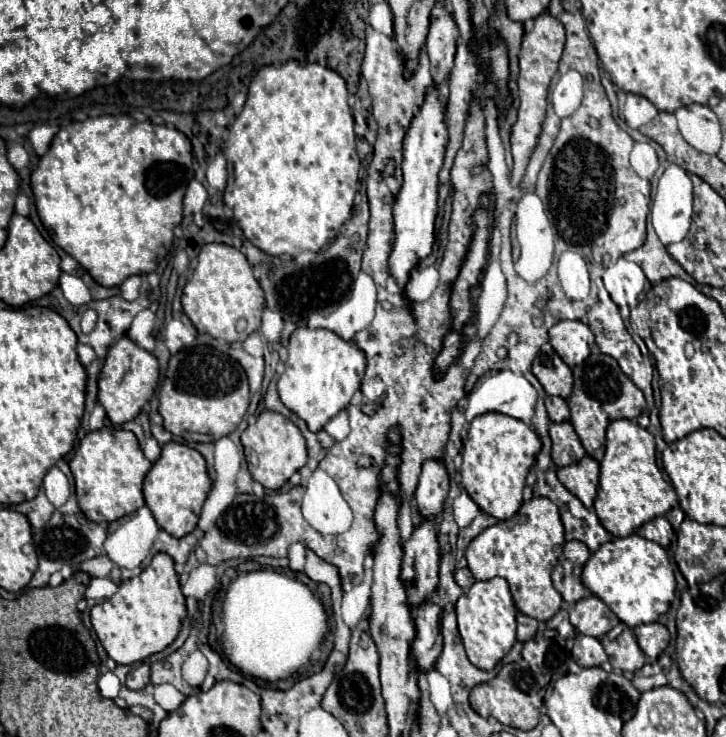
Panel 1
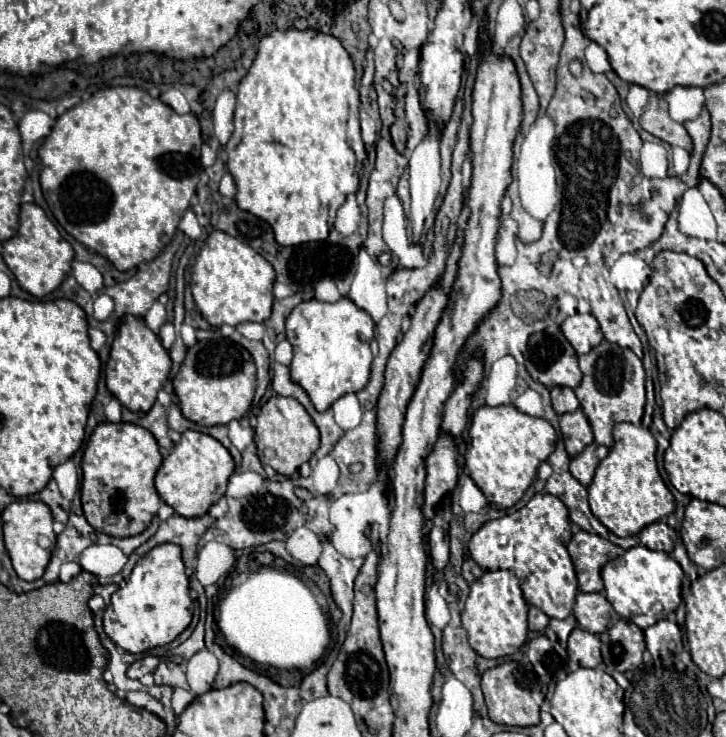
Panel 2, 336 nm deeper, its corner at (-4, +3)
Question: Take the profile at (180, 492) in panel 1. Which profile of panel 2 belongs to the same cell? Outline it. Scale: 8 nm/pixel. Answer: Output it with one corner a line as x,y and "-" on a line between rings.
186,430
178,444
170,450
170,456
164,460
156,474
156,490
160,498
172,506
180,516
196,518
210,510
214,502
220,500
226,492
230,474
234,472
234,460
230,452
212,436

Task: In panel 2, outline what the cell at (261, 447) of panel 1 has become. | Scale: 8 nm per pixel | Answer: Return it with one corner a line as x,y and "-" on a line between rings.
272,396
262,406
256,424
256,438
258,438
258,456
262,464
272,466
278,474
284,476
294,474
304,462
310,460
310,456
320,446
320,434
314,420
304,410
304,406
290,396

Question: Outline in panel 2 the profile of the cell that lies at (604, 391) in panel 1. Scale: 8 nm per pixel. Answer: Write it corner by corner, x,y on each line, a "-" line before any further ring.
602,340
588,354
580,356
580,370
584,374
580,386
574,390
576,398
592,426
594,440
602,446
612,446
612,428
618,422
640,424
644,414
644,368
642,360
628,348
620,348
608,340

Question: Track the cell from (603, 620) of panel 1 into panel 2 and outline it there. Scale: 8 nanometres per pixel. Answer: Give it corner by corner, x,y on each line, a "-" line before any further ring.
580,592
576,596
574,604
574,616
580,624
580,628
592,632
592,634
602,634
606,632
612,624
618,622
618,614
614,612
612,604
606,600
604,594
586,594

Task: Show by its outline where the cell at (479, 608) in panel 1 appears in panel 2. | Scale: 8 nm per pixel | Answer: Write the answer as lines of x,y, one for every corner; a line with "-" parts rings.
496,570
496,572
484,572
482,578
478,578
472,586
470,586
470,594
462,612
462,626
468,632
468,642
470,646
484,658
502,658
502,656
510,656
514,652
520,650
520,646
526,642
526,634
528,634
528,604
522,596
520,590
520,582
516,580
516,576
512,576
512,572
508,570

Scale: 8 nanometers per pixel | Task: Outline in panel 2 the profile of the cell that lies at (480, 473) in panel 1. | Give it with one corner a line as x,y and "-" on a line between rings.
480,406
472,416
470,443
464,454
465,471
484,492
492,508
514,506
536,480
536,470
556,448
556,430
544,418
520,412
516,406

